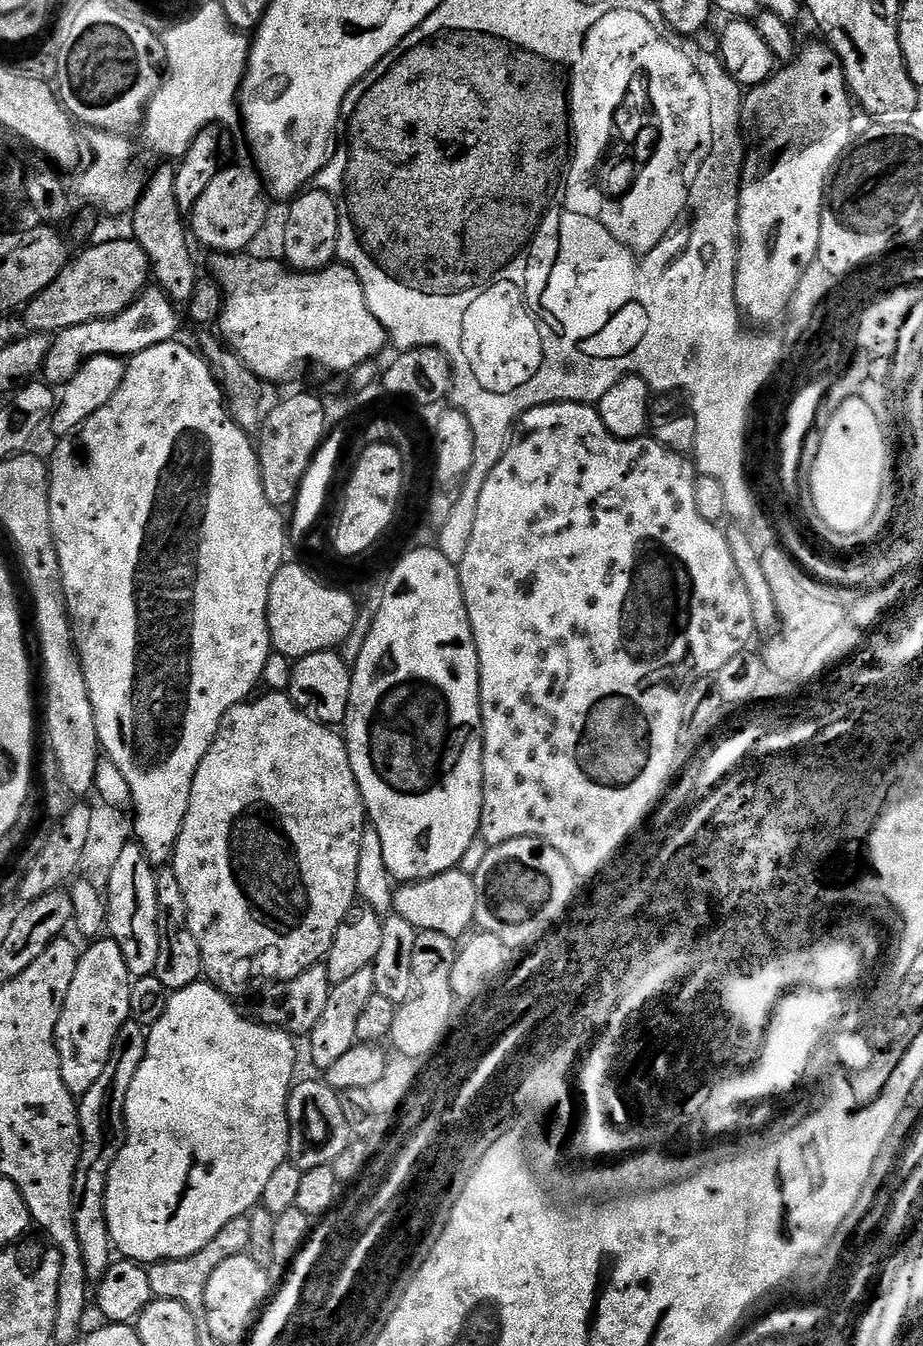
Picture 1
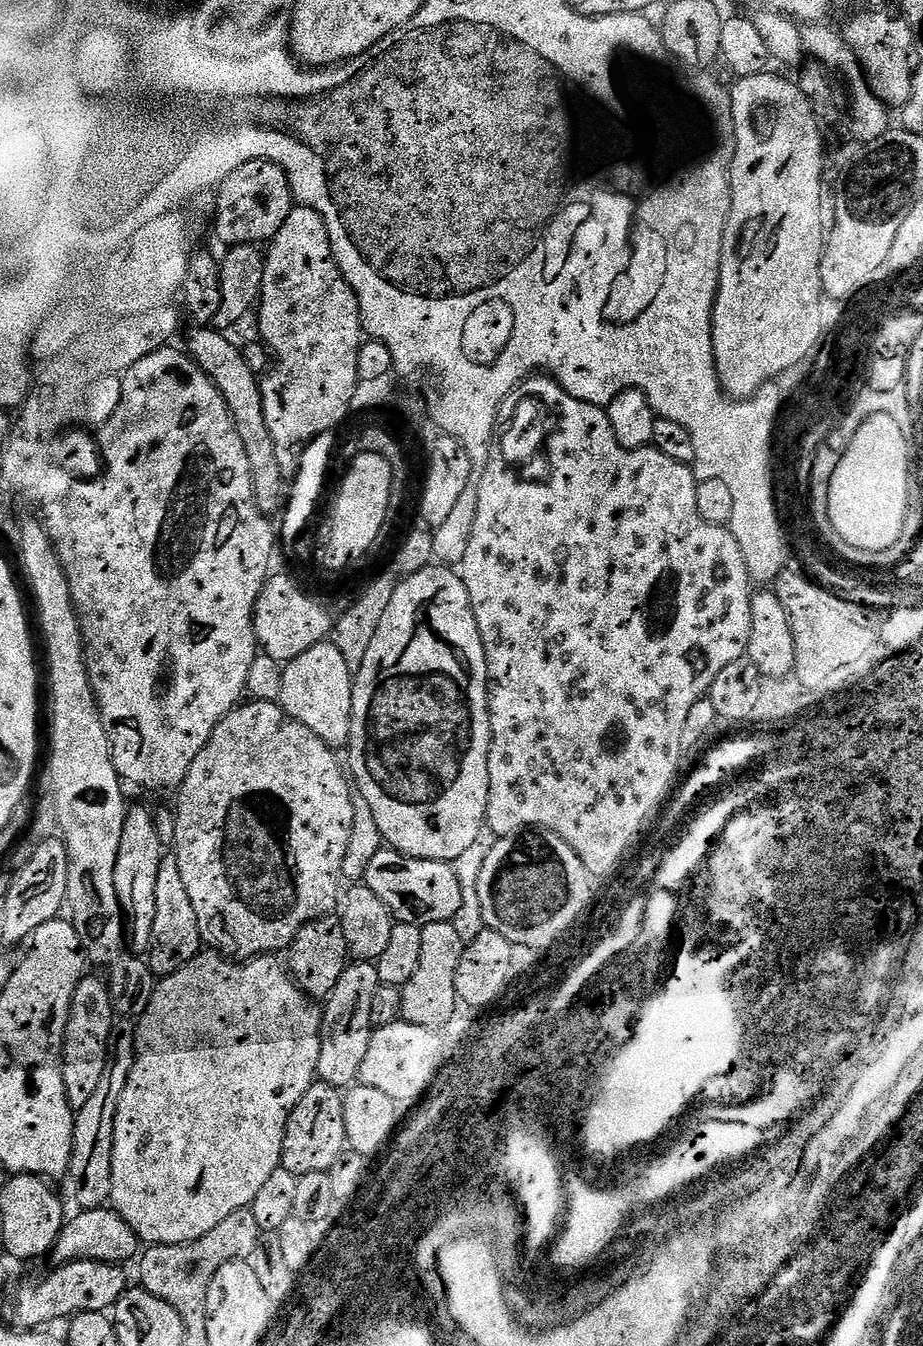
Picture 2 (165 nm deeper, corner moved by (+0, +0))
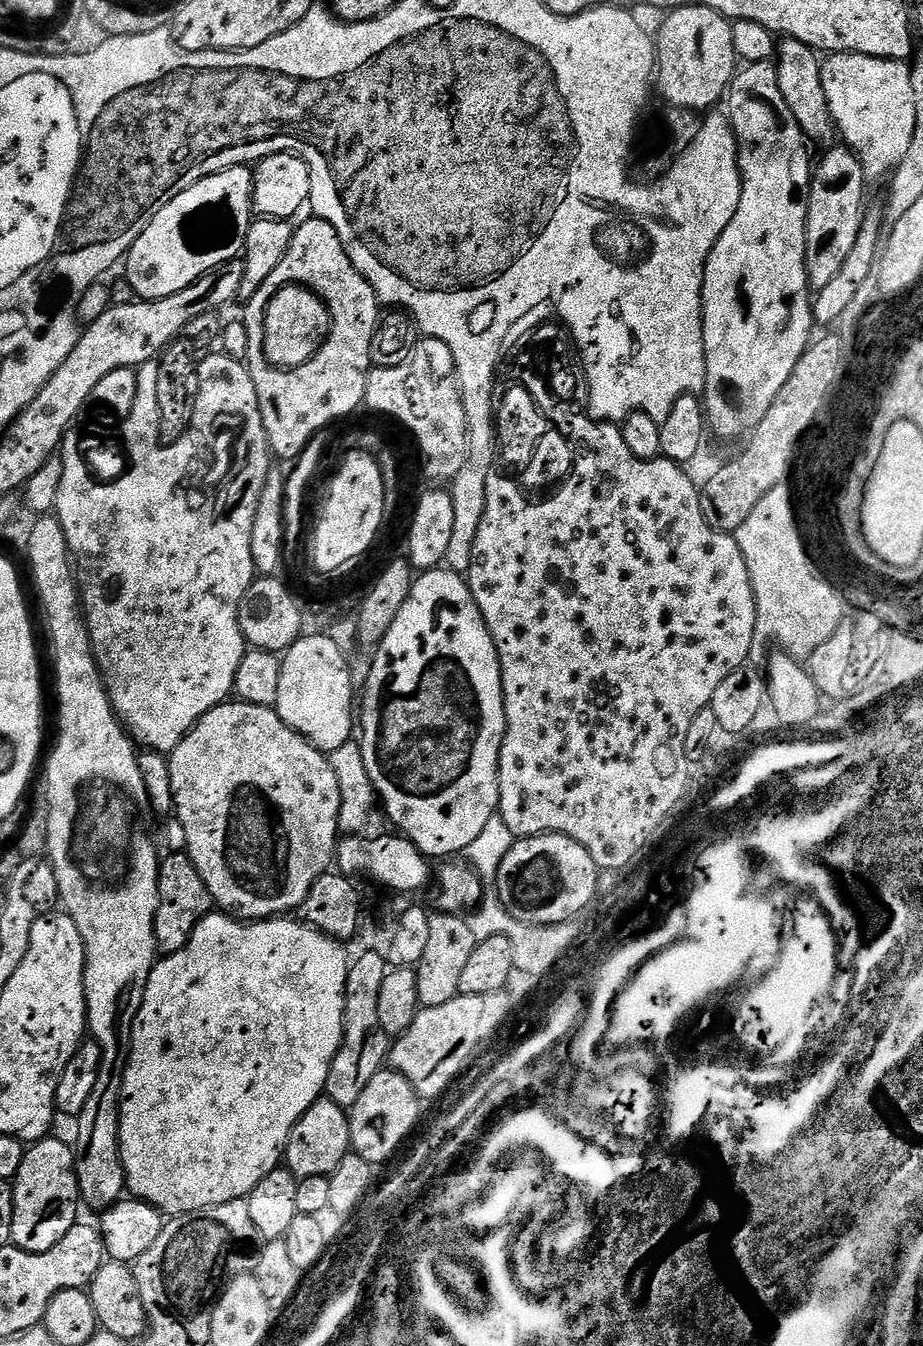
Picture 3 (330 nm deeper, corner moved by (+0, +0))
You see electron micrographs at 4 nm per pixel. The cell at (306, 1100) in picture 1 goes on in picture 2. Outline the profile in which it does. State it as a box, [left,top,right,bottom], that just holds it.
[280,1082,348,1176]

